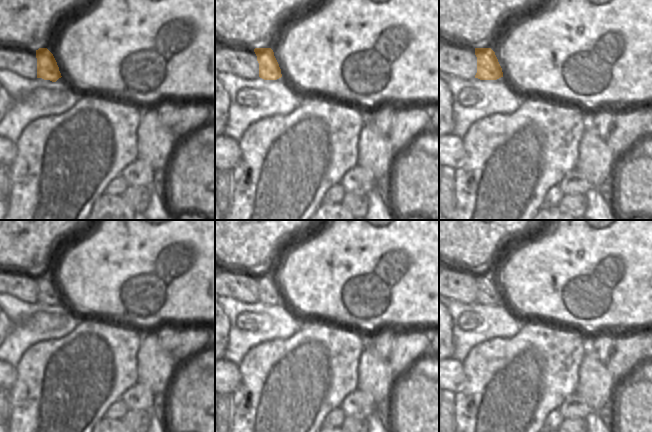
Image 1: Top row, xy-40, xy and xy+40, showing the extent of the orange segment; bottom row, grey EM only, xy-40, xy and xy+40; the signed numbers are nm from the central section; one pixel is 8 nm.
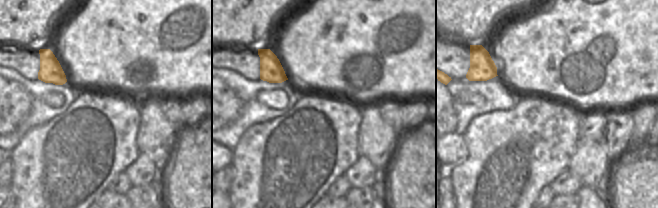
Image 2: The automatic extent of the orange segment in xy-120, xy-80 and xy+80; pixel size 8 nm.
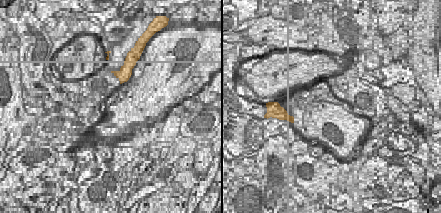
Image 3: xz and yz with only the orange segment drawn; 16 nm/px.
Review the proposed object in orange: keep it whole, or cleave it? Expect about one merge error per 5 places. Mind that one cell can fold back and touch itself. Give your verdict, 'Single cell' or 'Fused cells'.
Single cell

